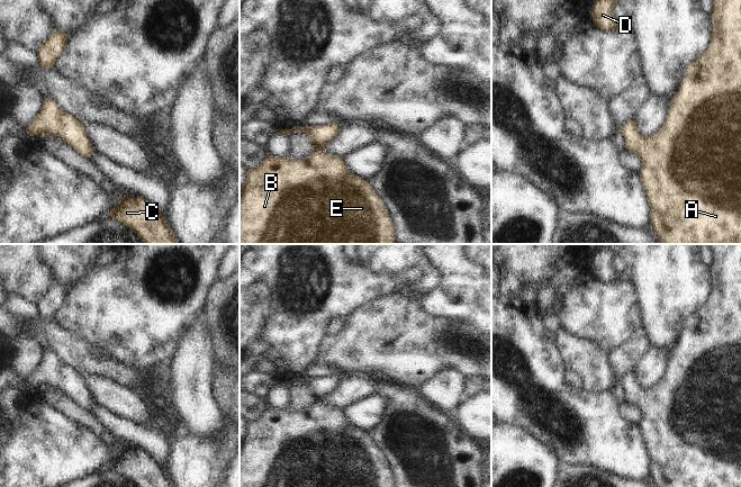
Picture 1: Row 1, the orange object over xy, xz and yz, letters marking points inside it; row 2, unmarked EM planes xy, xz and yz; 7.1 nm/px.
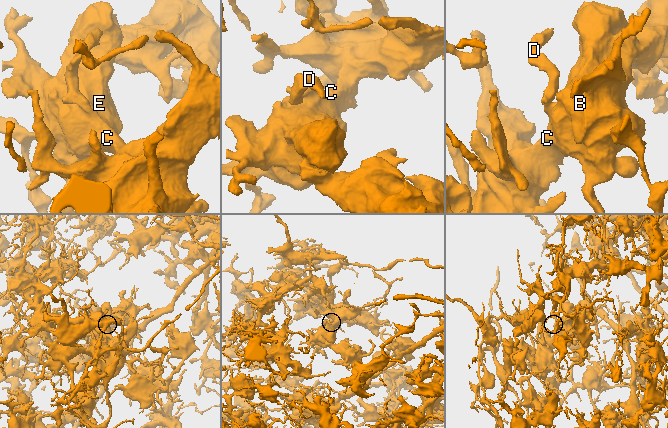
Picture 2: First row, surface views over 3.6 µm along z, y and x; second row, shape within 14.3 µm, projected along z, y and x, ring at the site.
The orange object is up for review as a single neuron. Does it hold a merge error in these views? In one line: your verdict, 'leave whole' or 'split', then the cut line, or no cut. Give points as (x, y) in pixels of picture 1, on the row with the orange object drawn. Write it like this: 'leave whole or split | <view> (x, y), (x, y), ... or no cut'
leave whole | no cut

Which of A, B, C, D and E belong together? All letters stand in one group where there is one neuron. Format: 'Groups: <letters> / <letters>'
Groups: A B C D E.

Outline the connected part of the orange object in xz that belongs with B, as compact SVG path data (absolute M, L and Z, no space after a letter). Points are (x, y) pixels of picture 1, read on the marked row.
M333 120L329 124L318 126L295 126L291 129L280 129L280 133L306 133L309 141L314 144L314 150L305 160L295 160L288 156L274 157L266 156L256 168L246 172L246 181L242 186L242 198L240 199L240 244L395 244L395 227L379 195L374 191L368 180L351 173L346 168L343 157L327 153L324 144L336 136L340 127Z

